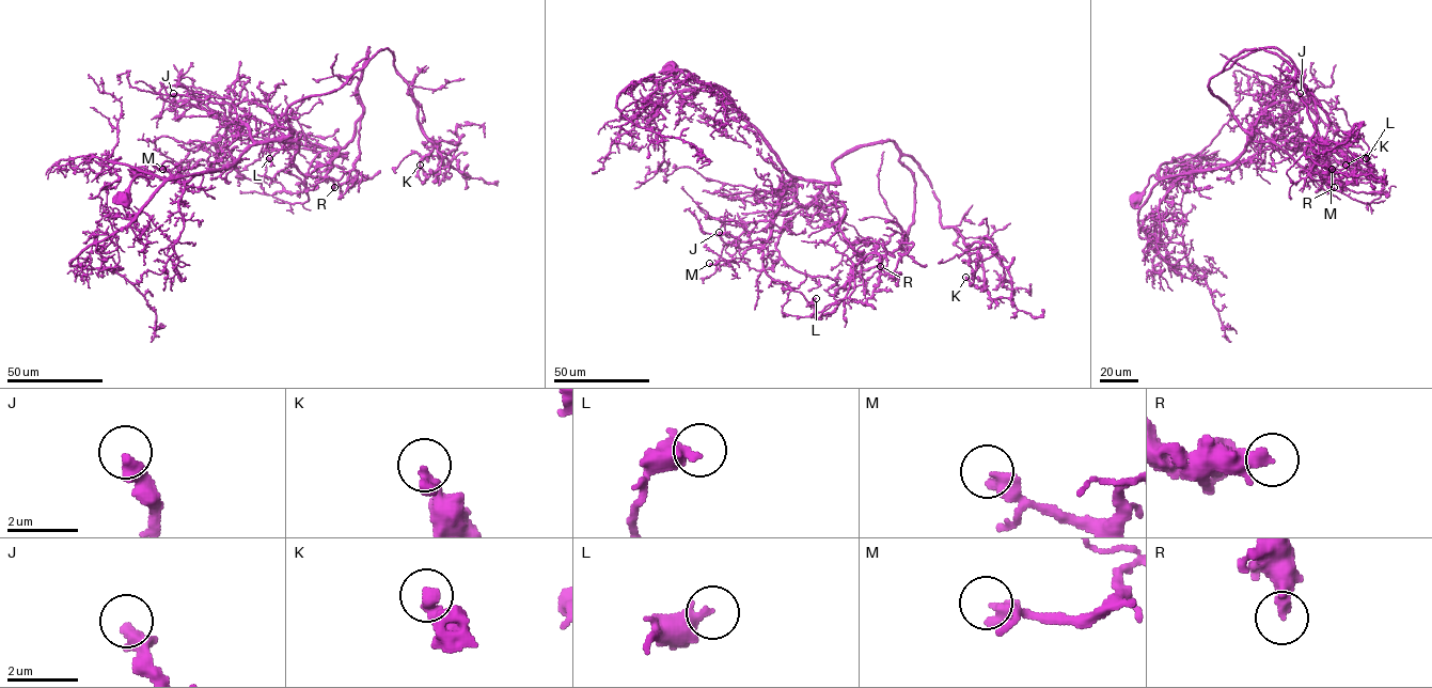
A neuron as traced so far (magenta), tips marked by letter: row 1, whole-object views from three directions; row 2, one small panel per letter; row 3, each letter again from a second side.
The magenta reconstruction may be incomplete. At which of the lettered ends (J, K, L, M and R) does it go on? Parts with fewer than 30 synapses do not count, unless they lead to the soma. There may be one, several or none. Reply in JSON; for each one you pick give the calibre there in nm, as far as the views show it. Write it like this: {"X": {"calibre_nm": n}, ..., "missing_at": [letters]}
{"R": {"calibre_nm": 400}, "missing_at": ["R"]}

